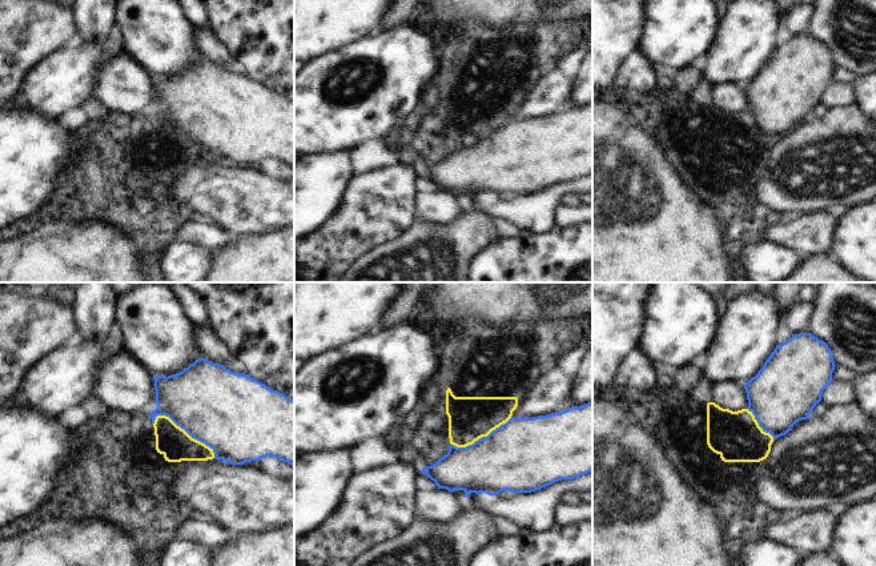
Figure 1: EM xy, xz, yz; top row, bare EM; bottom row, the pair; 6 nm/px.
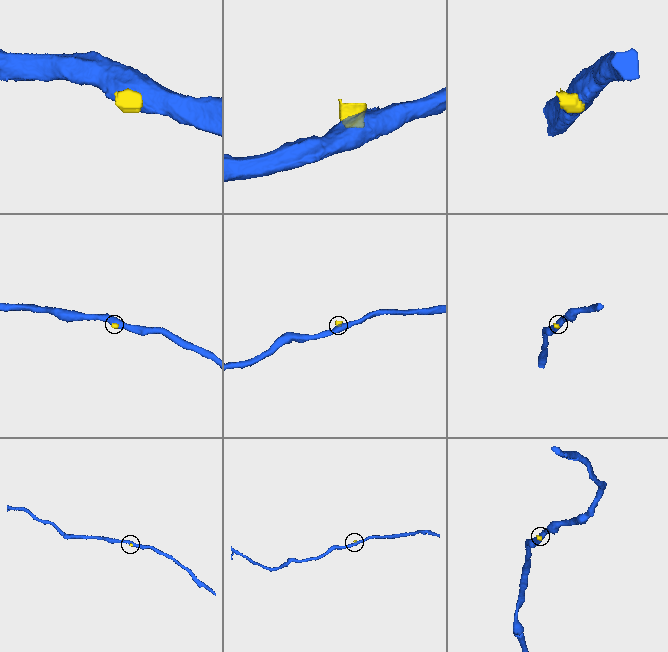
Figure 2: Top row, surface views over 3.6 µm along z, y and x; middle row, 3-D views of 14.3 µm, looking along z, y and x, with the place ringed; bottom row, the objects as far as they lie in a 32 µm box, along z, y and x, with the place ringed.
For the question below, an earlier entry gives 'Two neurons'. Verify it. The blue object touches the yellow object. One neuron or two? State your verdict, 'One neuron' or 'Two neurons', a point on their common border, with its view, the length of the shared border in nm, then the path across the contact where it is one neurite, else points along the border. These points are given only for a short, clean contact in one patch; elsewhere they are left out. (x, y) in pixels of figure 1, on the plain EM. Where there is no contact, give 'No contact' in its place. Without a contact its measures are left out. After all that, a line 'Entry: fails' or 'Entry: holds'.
Two neurons. Touches blue at xy (187, 133). Shared border 440 nm.
Entry: holds

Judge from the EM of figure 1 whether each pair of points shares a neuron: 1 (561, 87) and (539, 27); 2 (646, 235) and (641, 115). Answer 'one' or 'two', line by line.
1: one
2: two

